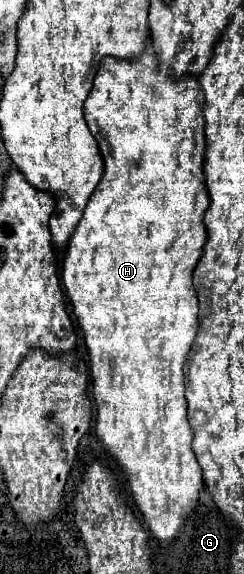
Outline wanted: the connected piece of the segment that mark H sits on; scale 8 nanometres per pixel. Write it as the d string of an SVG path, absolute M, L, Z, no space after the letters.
M148 39L148 45L144 53L134 59L114 59L106 57L100 61L98 73L94 77L94 87L84 103L84 117L88 123L88 129L92 131L94 139L98 141L102 159L104 159L104 173L100 183L96 185L94 193L90 195L90 201L86 203L84 215L80 223L76 225L74 233L68 239L68 249L66 249L66 259L62 265L62 283L68 291L68 297L74 307L74 315L78 317L78 323L82 327L88 355L90 355L90 369L92 369L92 391L94 391L94 401L98 409L98 423L96 431L98 437L102 439L106 451L118 461L122 471L126 473L126 479L130 483L132 497L136 501L136 507L142 511L144 521L148 523L152 535L160 543L172 541L182 525L184 517L188 517L198 501L198 493L202 489L202 471L196 461L196 455L192 451L192 427L186 419L186 399L184 399L184 361L186 355L194 343L196 329L198 329L198 299L196 291L192 287L192 271L196 263L202 257L204 245L206 245L206 227L204 227L204 213L210 205L208 189L206 189L206 177L204 177L204 153L206 153L206 137L204 137L204 113L202 113L202 91L198 87L198 79L194 75L164 75L158 65L156 51L152 47L152 41Z

